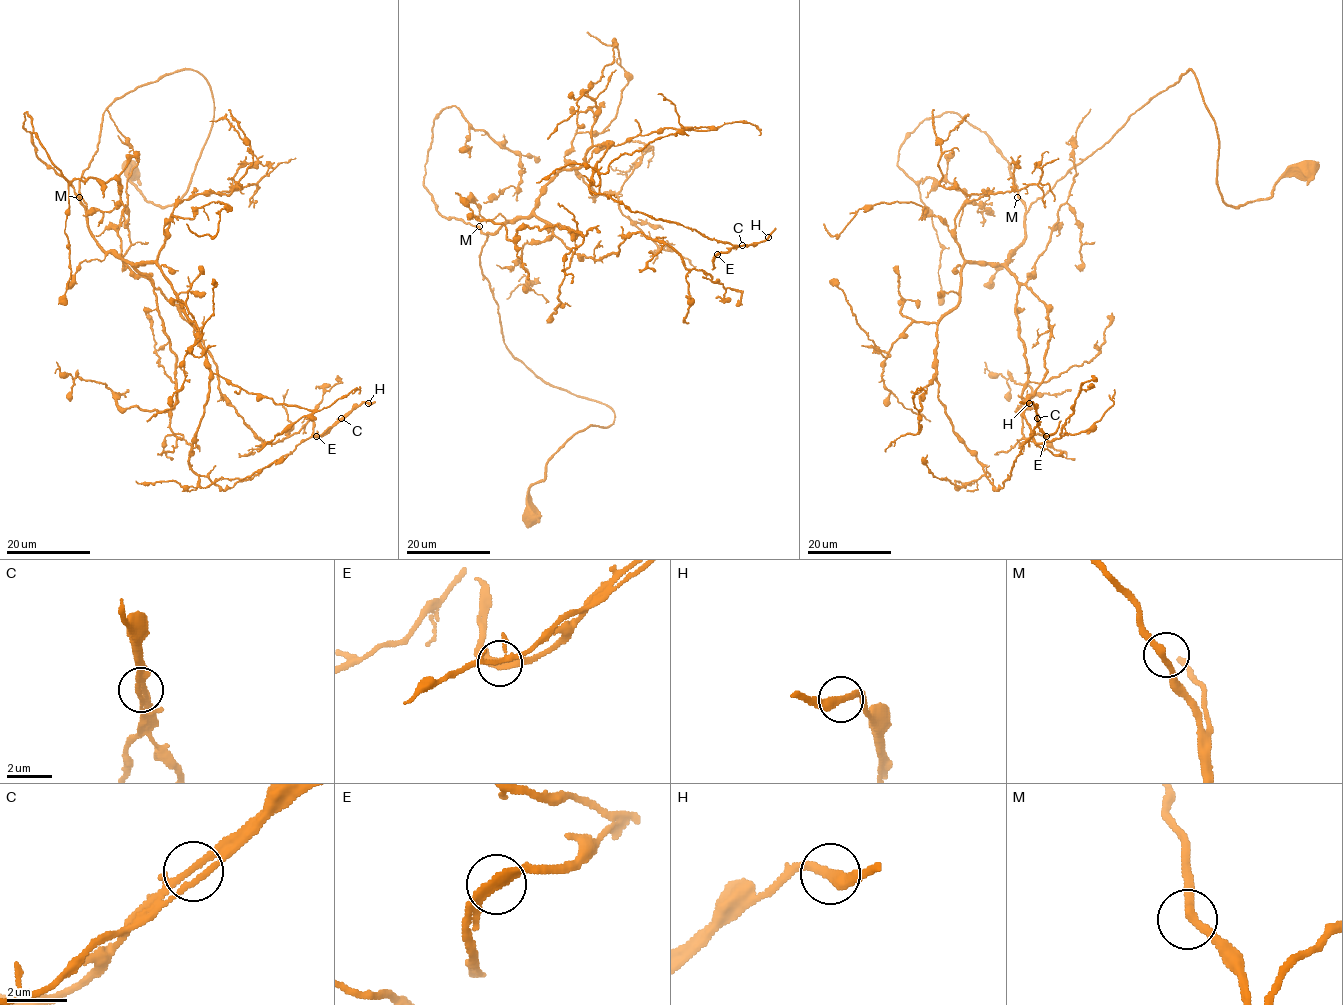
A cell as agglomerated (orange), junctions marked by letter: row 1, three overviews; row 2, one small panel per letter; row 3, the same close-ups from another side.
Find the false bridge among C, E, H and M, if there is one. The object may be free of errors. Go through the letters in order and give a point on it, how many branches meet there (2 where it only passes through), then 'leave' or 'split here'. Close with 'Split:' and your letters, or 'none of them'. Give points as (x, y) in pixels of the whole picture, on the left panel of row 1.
C: at (341, 418); 2 branches meet; split here
E: at (316, 436); 2 branches meet; leave
H: at (368, 403); 2 branches meet; leave
M: at (79, 197); 2 branches meet; leave
Split: C

